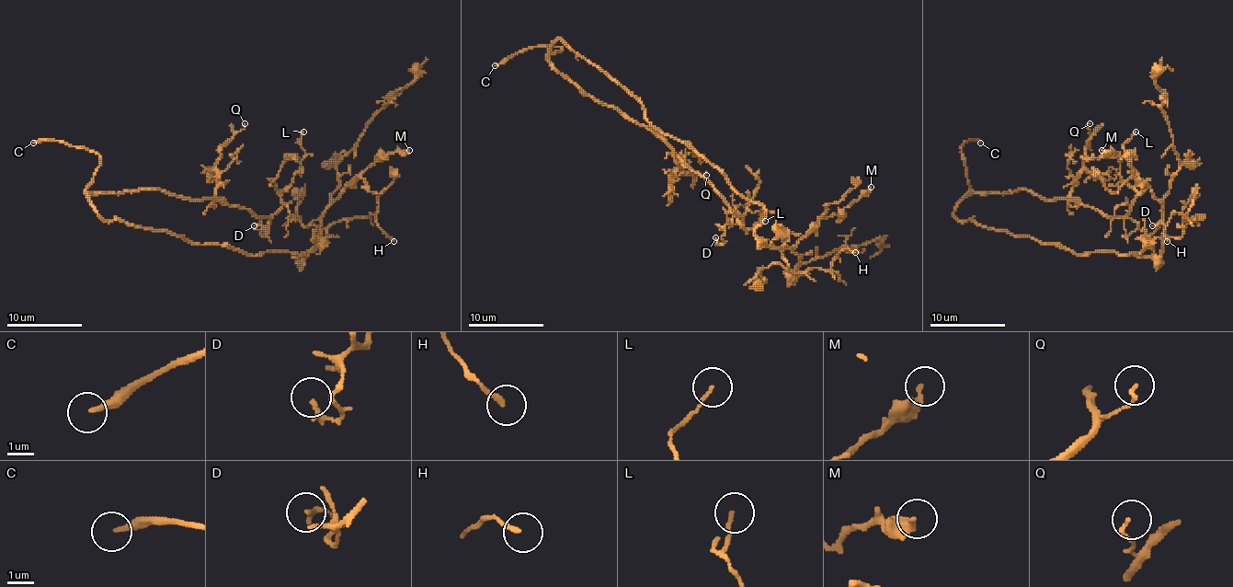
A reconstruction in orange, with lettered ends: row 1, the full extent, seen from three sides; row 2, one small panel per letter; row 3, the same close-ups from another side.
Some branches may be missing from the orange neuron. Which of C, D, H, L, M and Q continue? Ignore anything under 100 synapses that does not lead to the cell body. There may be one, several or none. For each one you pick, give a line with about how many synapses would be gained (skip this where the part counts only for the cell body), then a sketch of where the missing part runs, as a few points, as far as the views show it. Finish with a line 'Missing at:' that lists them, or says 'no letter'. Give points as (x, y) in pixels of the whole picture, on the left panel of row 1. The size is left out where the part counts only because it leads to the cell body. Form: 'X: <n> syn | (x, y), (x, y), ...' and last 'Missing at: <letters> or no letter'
Missing at: C

